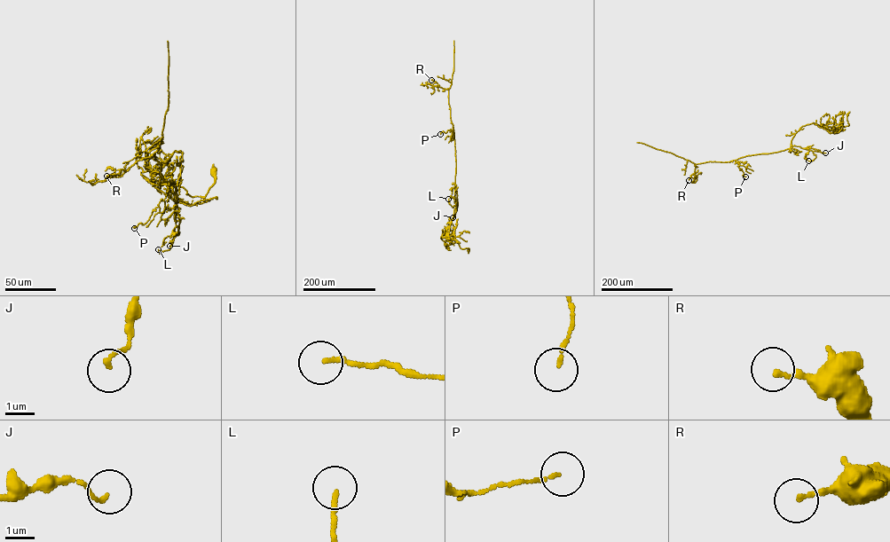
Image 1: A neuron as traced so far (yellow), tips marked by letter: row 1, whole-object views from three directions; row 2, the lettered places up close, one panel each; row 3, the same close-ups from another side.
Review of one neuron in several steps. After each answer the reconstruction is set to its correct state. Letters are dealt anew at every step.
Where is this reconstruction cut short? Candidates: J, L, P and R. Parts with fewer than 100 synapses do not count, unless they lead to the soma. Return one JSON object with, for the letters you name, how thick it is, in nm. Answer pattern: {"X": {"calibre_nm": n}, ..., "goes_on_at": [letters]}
{"goes_on_at": []}

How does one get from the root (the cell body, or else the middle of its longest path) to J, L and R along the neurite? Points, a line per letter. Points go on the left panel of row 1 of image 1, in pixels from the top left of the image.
J: (213, 171), (205, 197), (192, 197), (172, 180), (156, 184), (161, 168), (182, 152), (178, 232), (169, 246)
L: (213, 171), (205, 197), (192, 197), (172, 180), (156, 184), (166, 161), (182, 152), (177, 233), (158, 249)
R: (213, 171), (205, 197), (172, 180), (156, 184), (174, 152), (182, 153), (176, 201), (154, 153), (106, 176)

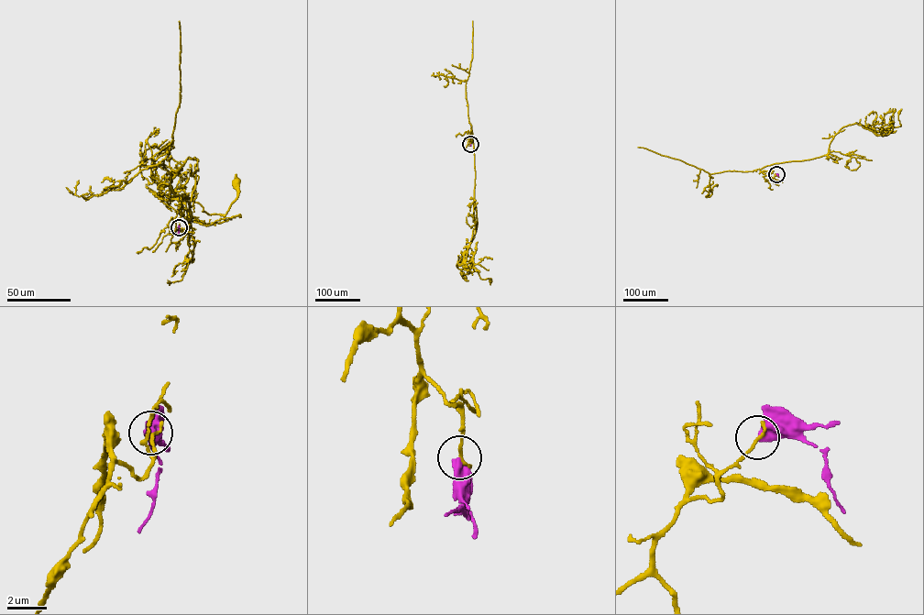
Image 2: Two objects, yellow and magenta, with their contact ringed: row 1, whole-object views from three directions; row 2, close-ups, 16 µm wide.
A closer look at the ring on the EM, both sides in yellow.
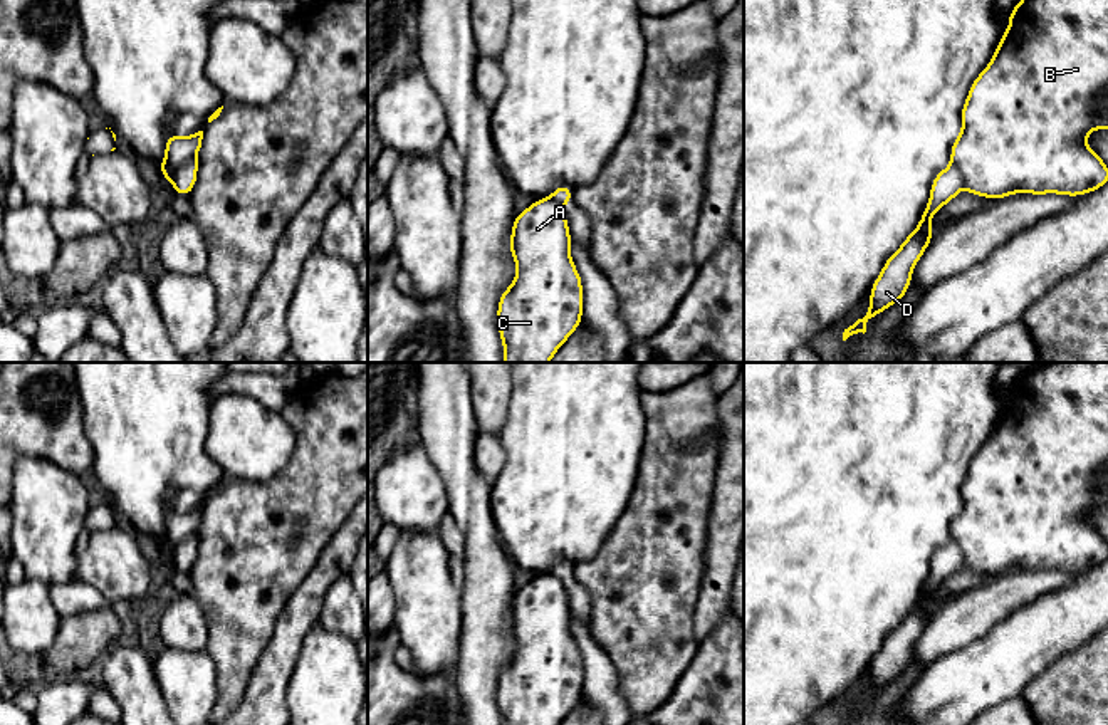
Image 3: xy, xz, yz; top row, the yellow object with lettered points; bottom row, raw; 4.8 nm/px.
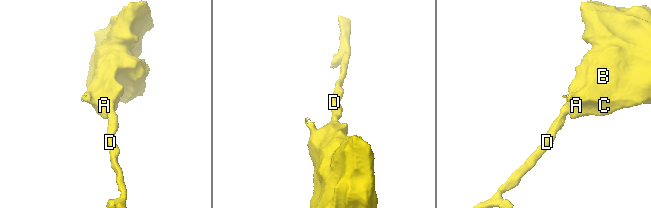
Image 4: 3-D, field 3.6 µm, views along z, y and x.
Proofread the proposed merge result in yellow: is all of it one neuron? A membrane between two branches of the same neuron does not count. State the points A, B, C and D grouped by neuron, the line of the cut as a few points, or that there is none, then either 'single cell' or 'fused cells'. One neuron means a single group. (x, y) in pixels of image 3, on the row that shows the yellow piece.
groups A B C / D; cut xy (195, 156), (182, 165), (172, 182); fused cells

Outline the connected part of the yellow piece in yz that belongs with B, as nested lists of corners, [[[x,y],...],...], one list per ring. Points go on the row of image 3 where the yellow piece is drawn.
[[[1019,0],[1009,10],[1009,29],[1002,30],[992,59],[972,82],[960,117],[962,131],[950,146],[950,158],[960,170],[965,191],[970,195],[997,201],[1014,193],[1083,196],[1103,188],[1108,183],[1108,166],[1095,149],[1086,146],[1086,134],[1095,129],[1108,129],[1108,0]]]

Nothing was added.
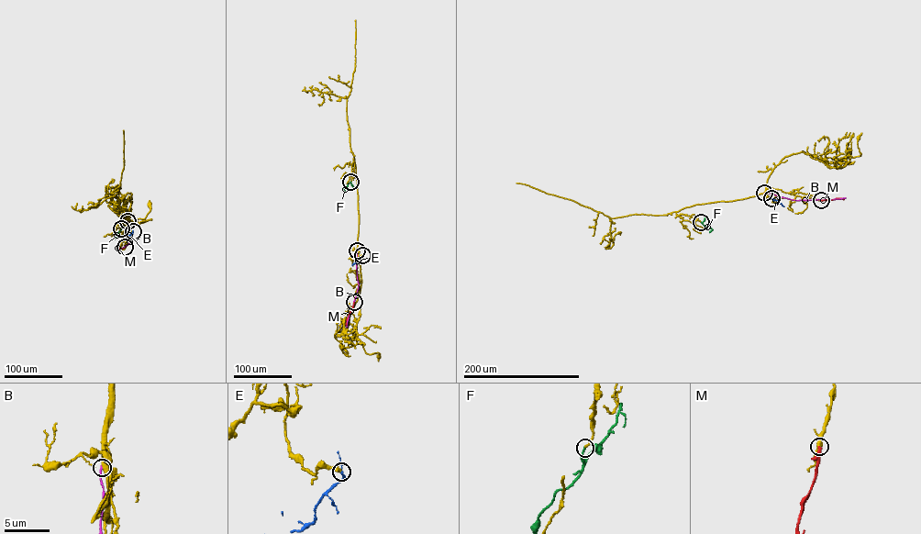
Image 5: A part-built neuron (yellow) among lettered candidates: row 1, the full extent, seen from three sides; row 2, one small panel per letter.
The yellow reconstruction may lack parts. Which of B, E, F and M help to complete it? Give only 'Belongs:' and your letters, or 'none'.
Belongs: F

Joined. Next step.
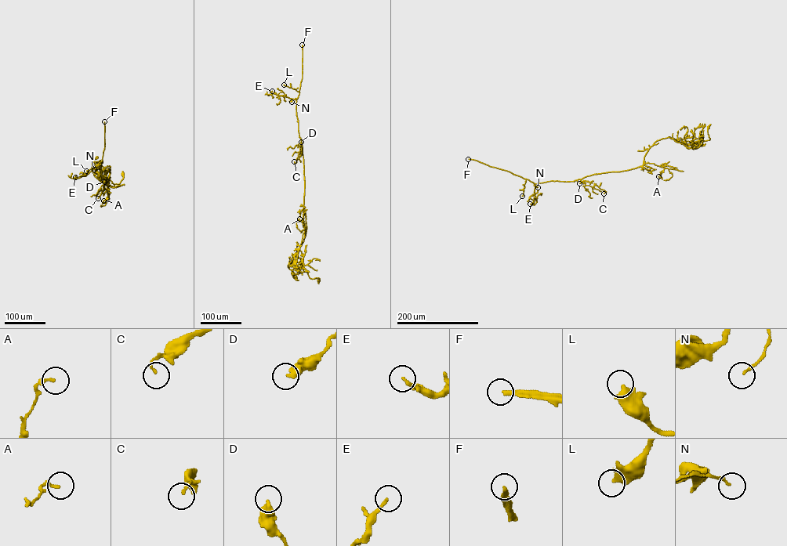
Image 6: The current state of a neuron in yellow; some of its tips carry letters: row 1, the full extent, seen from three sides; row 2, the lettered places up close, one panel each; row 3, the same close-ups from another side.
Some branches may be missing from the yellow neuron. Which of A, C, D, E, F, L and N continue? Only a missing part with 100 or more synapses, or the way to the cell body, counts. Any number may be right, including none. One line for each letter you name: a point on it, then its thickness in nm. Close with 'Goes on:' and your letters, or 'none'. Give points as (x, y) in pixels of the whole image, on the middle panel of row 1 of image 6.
F: place (302, 45); calibre 240 nm
Goes on: F

